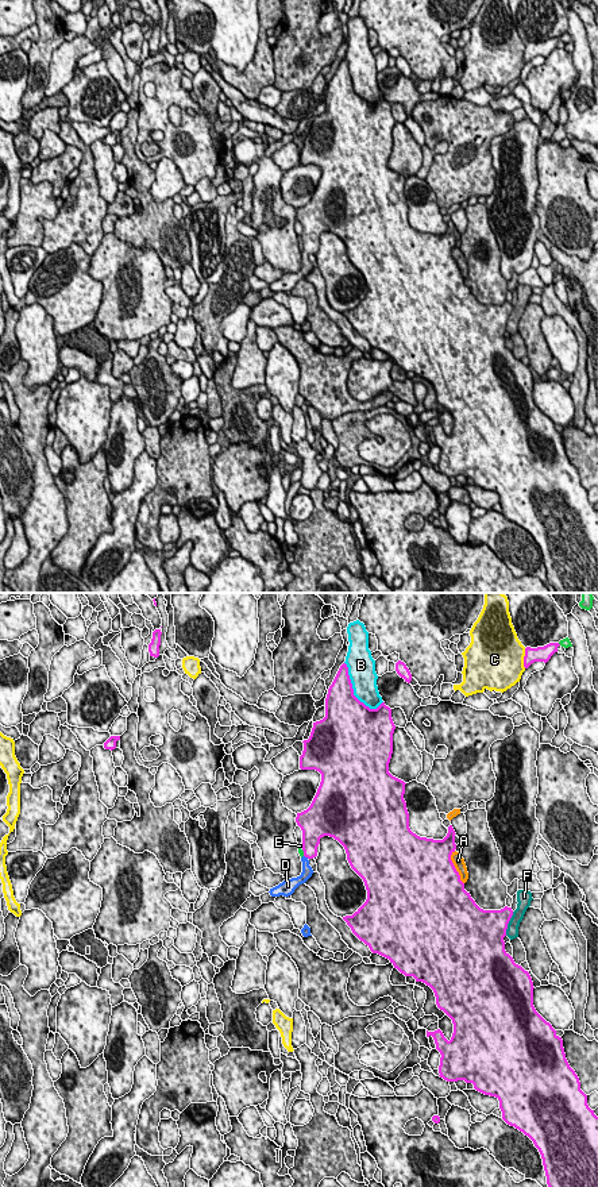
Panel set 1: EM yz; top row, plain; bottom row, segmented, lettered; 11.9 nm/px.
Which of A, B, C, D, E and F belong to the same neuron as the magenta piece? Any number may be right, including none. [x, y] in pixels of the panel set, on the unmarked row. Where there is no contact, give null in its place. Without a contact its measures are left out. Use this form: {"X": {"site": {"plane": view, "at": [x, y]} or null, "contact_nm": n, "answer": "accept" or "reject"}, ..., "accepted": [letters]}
{"A": {"site": {"plane": "yz", "at": [454, 262]}, "contact_nm": 420, "answer": "reject"}, "B": {"site": {"plane": "yz", "at": [352, 84]}, "contact_nm": 700, "answer": "reject"}, "C": {"site": {"plane": "yz", "at": [524, 53]}, "contact_nm": 240, "answer": "reject"}, "D": {"site": {"plane": "yz", "at": [307, 251]}, "contact_nm": 70, "answer": "accept"}, "E": {"site": {"plane": "yz", "at": [304, 247]}, "contact_nm": 90, "answer": "reject"}, "F": {"site": {"plane": "yz", "at": [508, 318]}, "contact_nm": 300, "answer": "reject"}, "accepted": ["D"]}

